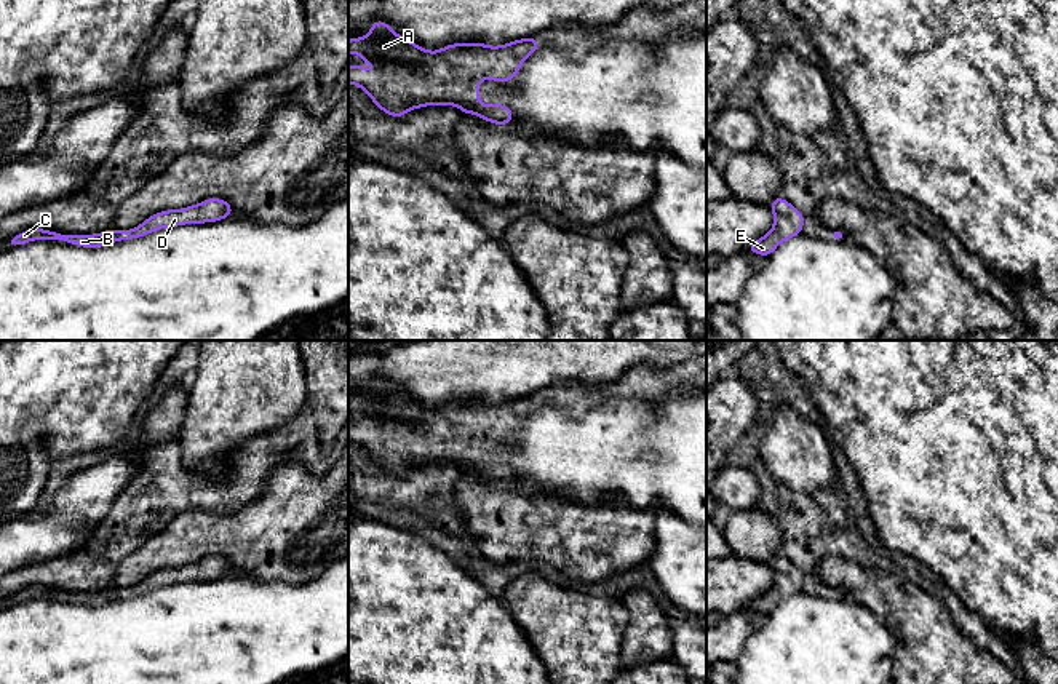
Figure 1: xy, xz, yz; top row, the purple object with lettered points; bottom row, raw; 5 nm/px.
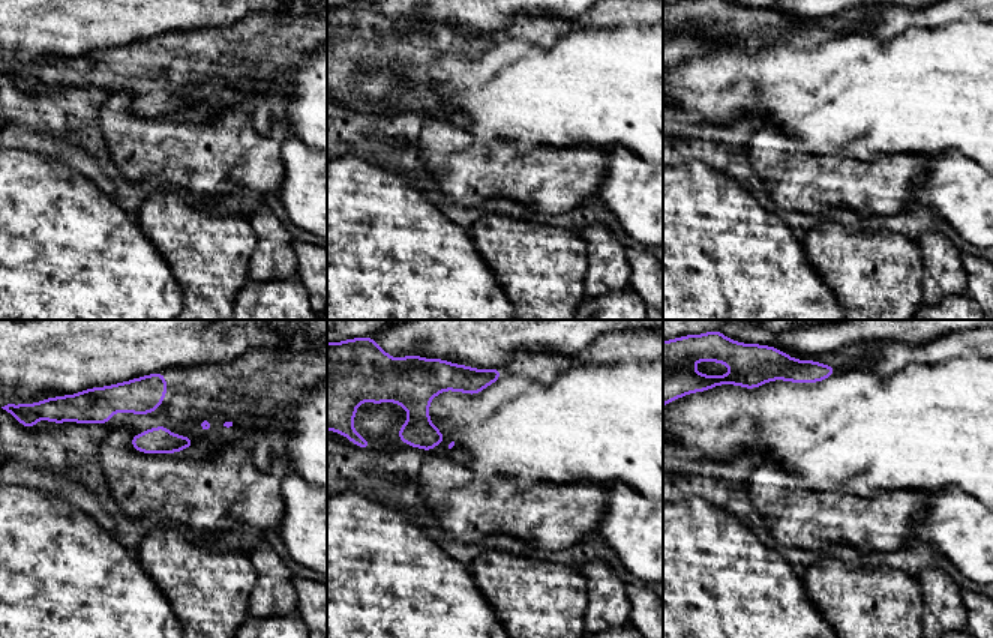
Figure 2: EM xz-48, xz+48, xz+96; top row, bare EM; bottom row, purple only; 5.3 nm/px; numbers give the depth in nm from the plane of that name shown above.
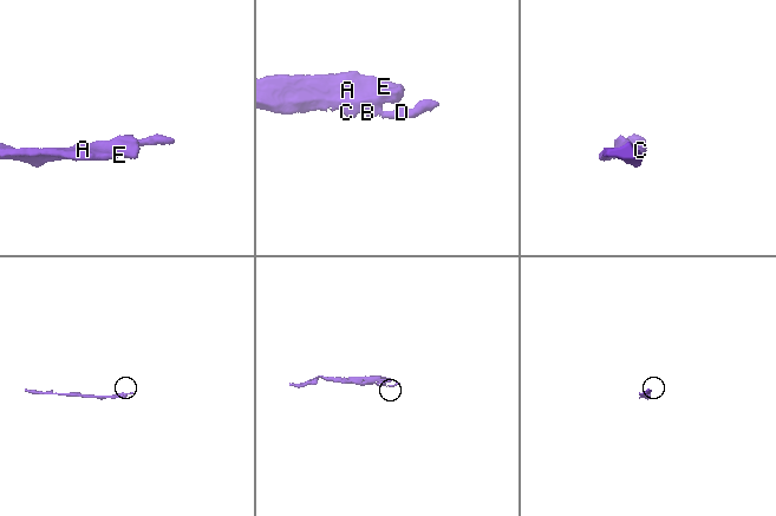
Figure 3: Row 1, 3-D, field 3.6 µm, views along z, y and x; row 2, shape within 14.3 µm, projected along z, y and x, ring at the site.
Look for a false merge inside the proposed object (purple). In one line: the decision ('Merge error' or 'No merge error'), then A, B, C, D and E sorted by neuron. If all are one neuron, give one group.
No merge error. Groups: A B C D E

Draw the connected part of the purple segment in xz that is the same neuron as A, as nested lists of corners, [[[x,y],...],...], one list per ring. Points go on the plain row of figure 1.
[[[377,377],[371,382],[368,395],[348,398],[348,414],[355,409],[366,417],[366,424],[374,420],[379,427],[368,430],[356,422],[348,424],[348,441],[366,449],[382,470],[396,476],[425,463],[447,462],[459,465],[463,473],[479,473],[484,479],[505,484],[515,476],[513,468],[505,462],[481,462],[479,438],[511,439],[521,422],[539,406],[535,395],[526,395],[499,404],[471,400],[451,401],[438,409],[428,409],[409,396],[400,395],[388,380]]]

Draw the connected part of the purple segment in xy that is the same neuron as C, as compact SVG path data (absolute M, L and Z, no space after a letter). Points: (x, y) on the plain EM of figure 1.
M206 556L198 563L181 567L165 567L152 572L137 585L128 588L109 587L105 590L93 593L70 593L34 585L18 591L11 598L11 602L26 602L35 598L56 599L58 596L61 596L67 602L77 602L86 607L93 607L107 604L115 599L141 596L160 587L169 587L185 582L217 580L229 574L235 574L229 559L225 559L224 556Z

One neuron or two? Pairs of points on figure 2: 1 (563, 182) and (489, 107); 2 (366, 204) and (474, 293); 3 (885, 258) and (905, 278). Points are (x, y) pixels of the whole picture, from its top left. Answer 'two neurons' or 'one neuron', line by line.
1: two neurons
2: one neuron
3: one neuron

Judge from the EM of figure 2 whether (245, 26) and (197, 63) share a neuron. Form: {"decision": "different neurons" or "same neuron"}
{"decision": "different neurons"}

